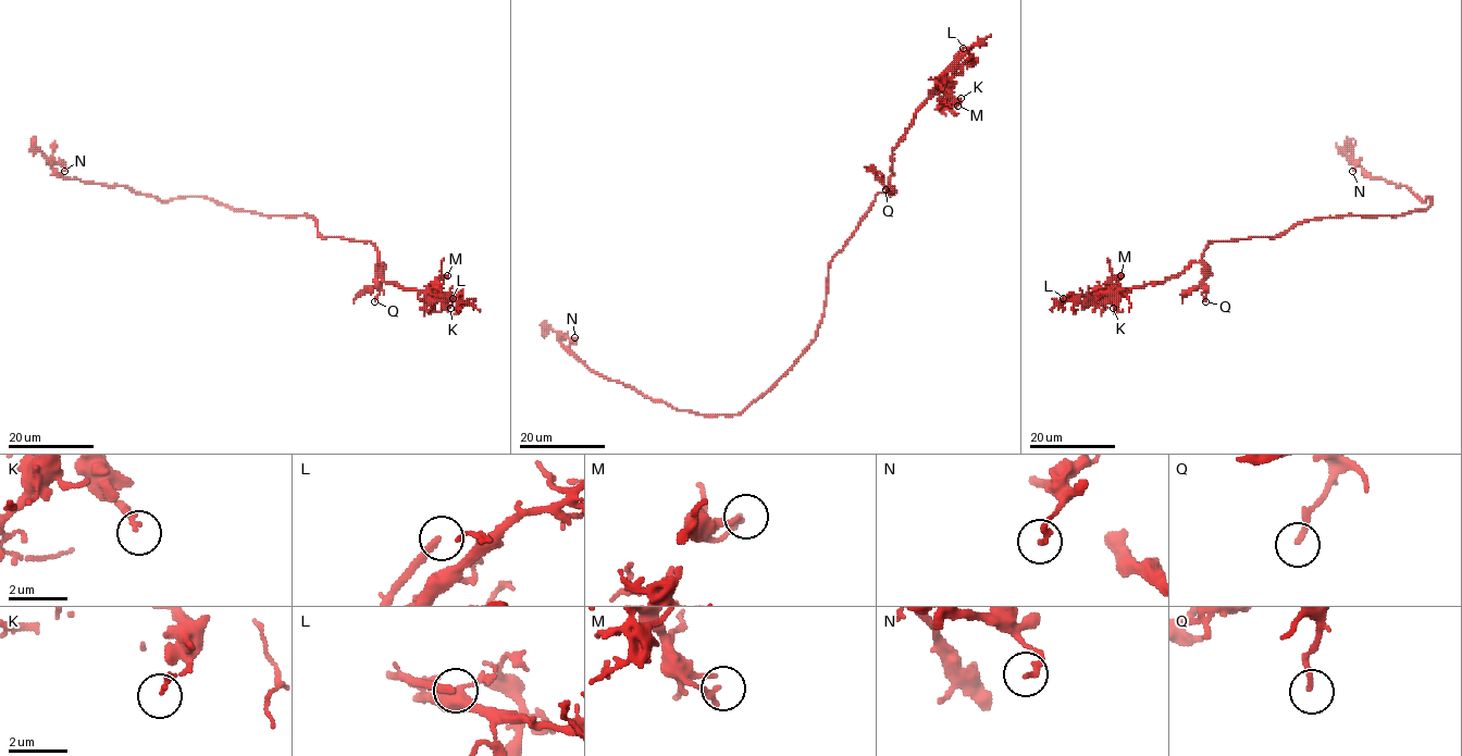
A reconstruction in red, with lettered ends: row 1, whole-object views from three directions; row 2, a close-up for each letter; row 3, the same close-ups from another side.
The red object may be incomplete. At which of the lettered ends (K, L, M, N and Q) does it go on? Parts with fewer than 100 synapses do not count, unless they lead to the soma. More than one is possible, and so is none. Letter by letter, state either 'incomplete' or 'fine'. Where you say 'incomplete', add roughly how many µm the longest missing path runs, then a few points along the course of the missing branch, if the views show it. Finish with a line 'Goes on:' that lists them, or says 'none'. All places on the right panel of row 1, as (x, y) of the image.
K: fine
L: incomplete | 70 µm
M: fine
N: fine
Q: fine
Goes on: L

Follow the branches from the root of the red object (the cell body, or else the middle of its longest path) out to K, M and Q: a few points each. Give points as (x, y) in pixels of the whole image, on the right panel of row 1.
K: (1336, 217), (1304, 220), (1273, 237), (1209, 242), (1202, 259), (1176, 275), (1101, 292), (1115, 296), (1113, 308)
M: (1336, 217), (1304, 220), (1273, 237), (1209, 242), (1202, 259), (1176, 275), (1101, 292), (1120, 275)
Q: (1336, 217), (1304, 220), (1273, 237), (1209, 242), (1202, 257), (1205, 301)

